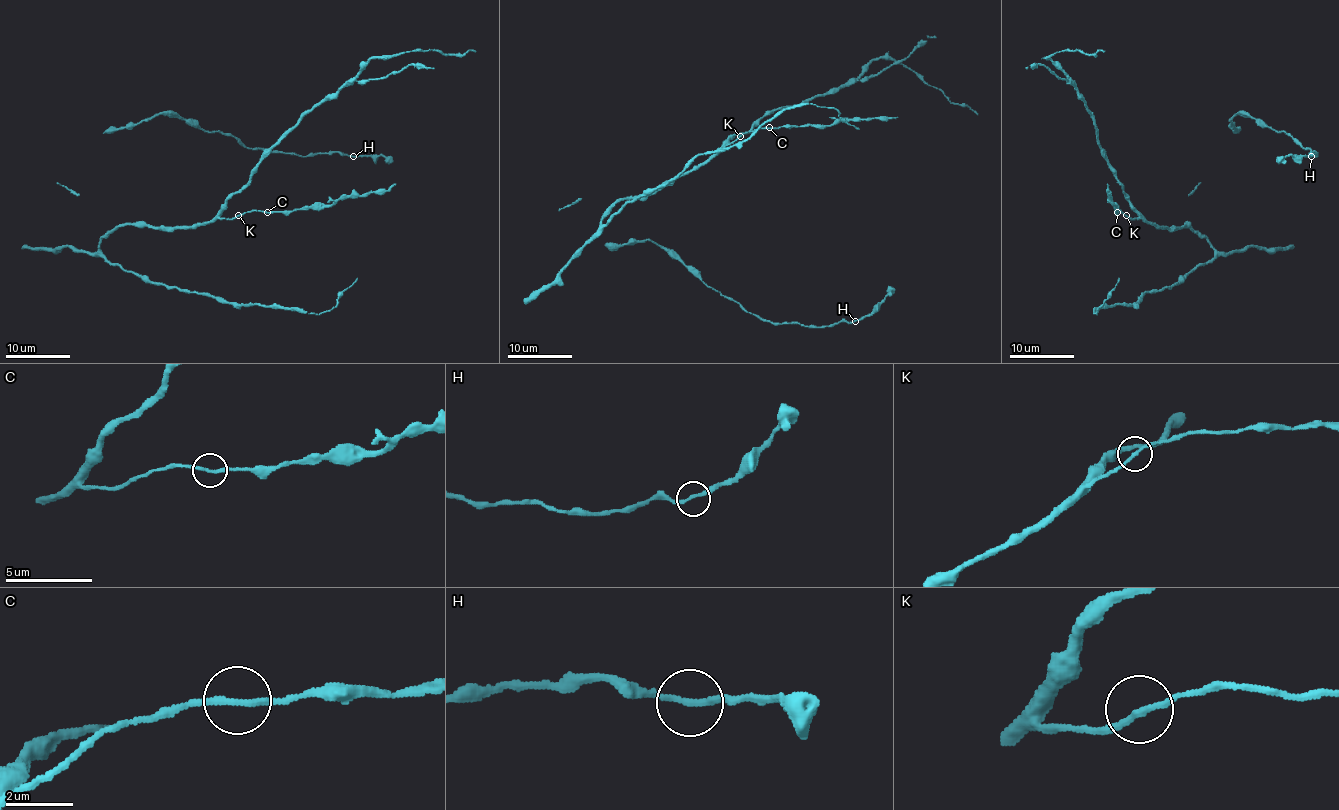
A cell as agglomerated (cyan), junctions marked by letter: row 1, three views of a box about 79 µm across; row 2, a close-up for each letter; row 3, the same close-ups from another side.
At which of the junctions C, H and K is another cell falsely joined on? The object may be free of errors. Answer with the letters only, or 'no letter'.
no letter

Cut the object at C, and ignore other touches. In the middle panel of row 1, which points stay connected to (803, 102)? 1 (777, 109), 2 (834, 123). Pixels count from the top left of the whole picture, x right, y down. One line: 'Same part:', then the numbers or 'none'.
Same part: 1

